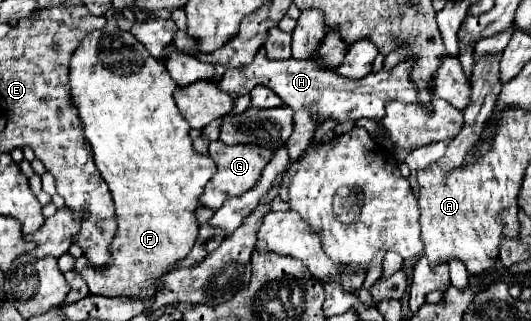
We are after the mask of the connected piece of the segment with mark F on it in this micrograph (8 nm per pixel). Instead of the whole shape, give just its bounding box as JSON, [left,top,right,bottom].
[70,16,216,304]

